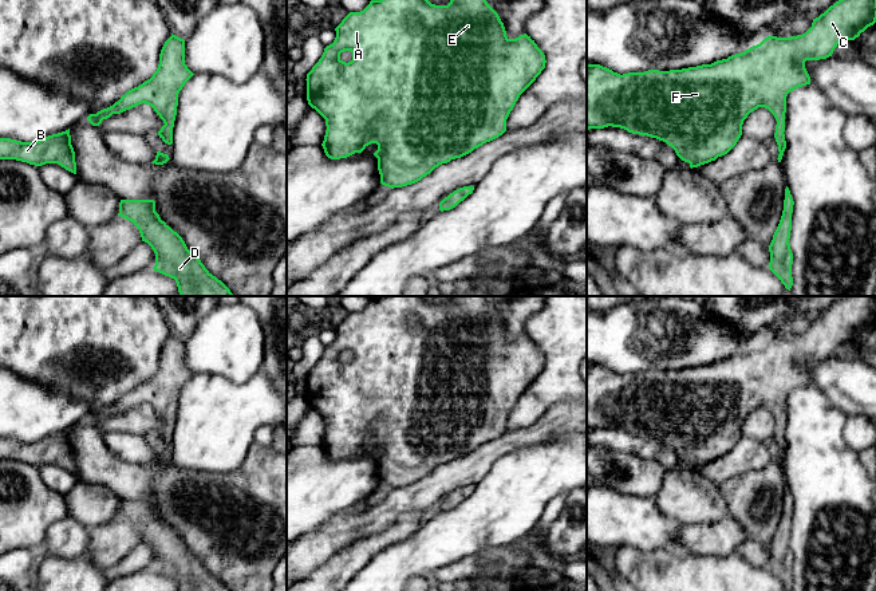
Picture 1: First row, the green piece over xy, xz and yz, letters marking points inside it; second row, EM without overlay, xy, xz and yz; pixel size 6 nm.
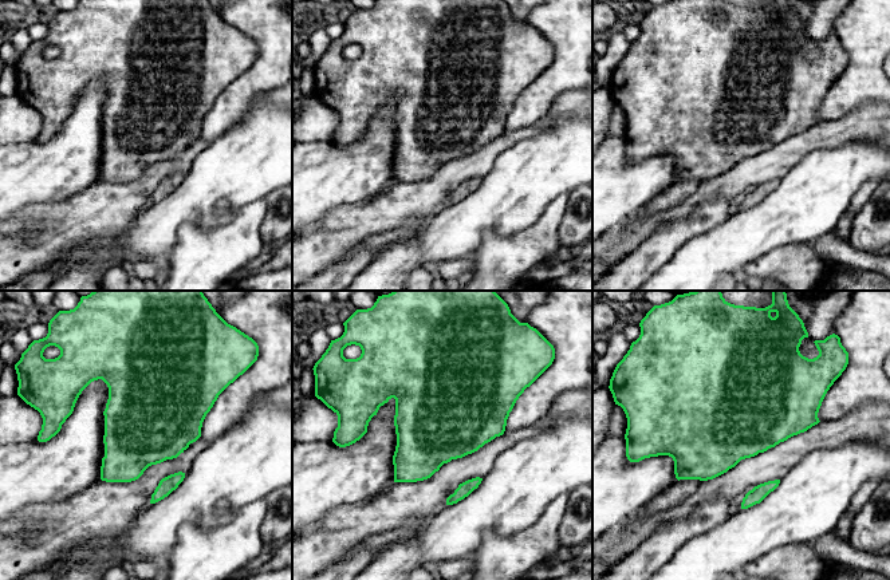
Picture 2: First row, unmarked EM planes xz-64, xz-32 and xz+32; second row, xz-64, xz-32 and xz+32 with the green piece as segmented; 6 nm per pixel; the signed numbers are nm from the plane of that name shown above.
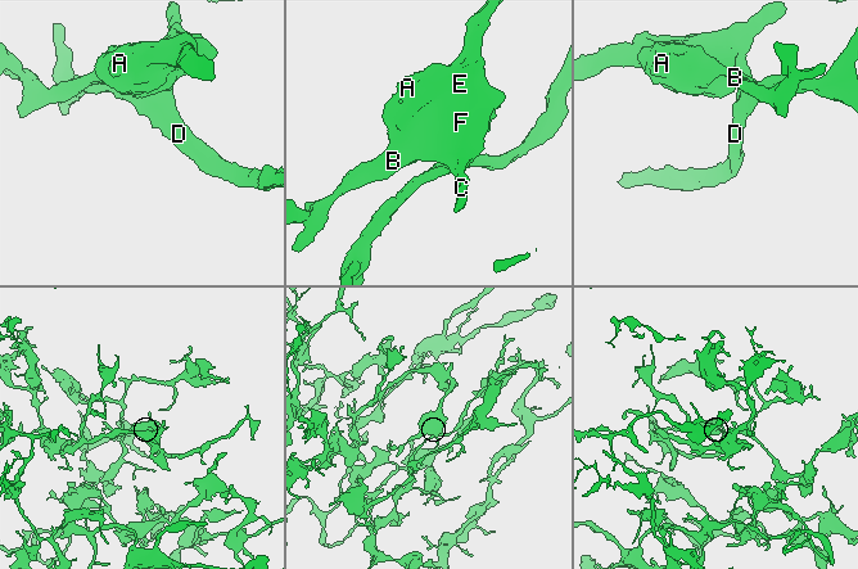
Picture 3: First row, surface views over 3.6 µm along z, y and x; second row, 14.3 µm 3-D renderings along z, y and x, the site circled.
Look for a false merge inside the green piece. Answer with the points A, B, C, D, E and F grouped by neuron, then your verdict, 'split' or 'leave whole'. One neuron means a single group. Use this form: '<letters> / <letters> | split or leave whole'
A B C D E F | leave whole

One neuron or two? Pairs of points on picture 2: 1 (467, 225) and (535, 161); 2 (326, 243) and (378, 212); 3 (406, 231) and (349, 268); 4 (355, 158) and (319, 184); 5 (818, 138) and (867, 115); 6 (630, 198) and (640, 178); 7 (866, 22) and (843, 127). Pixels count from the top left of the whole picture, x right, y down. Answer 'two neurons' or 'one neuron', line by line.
1: one neuron
2: one neuron
3: one neuron
4: one neuron
5: one neuron
6: one neuron
7: two neurons

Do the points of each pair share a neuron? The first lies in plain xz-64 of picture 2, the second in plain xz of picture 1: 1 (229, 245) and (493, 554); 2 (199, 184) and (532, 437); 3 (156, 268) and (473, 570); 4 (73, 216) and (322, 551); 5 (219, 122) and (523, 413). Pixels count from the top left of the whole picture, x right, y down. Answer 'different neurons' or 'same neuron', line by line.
1: same neuron
2: different neurons
3: same neuron
4: same neuron
5: same neuron

